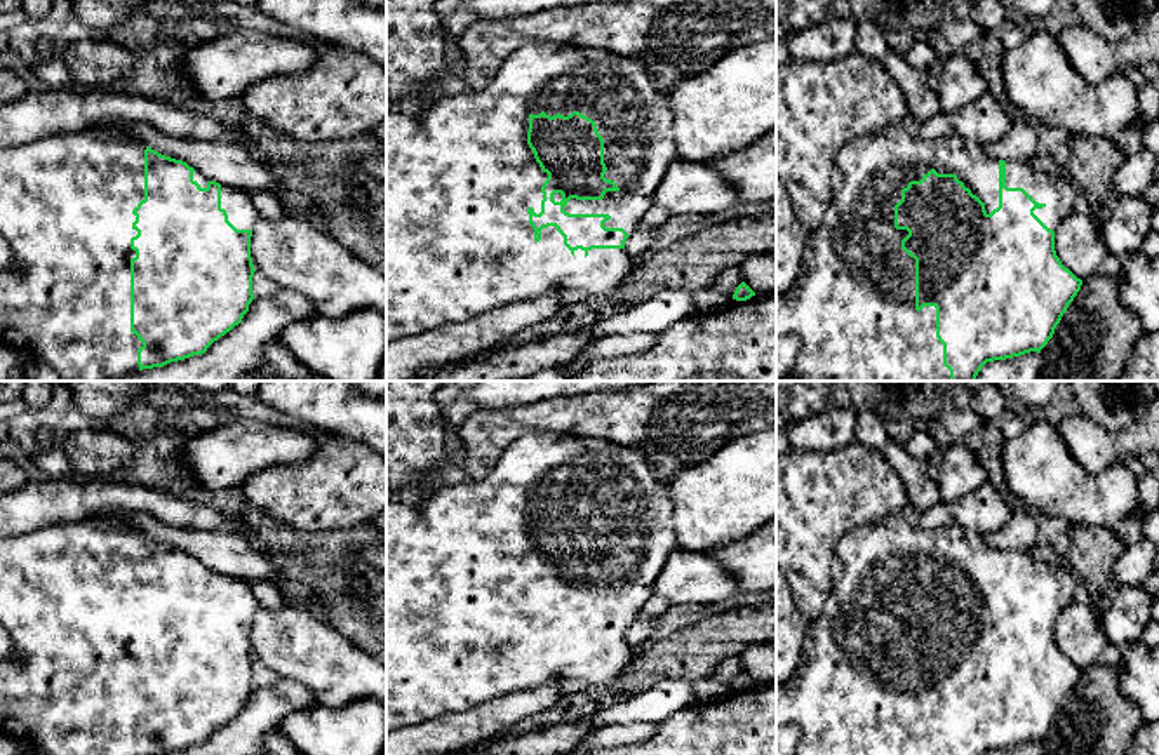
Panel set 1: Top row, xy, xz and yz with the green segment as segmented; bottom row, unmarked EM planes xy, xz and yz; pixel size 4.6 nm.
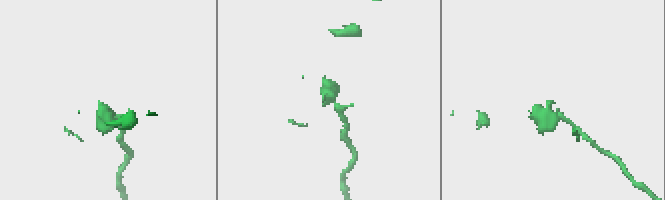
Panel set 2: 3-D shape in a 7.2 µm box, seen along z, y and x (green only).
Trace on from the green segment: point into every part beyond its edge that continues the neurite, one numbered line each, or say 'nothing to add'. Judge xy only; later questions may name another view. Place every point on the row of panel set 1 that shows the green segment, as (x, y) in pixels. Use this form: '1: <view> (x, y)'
1: xy (66, 200)

